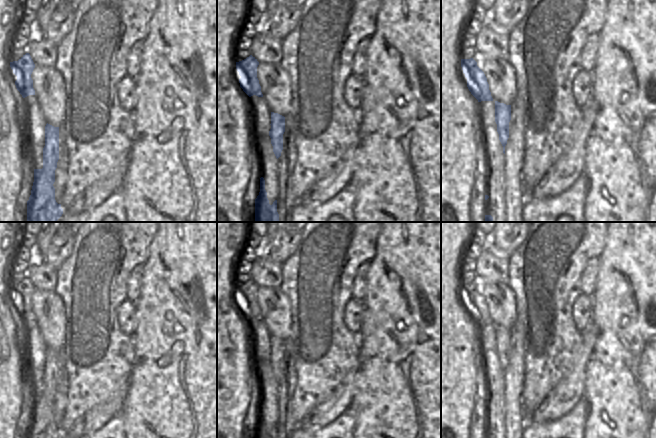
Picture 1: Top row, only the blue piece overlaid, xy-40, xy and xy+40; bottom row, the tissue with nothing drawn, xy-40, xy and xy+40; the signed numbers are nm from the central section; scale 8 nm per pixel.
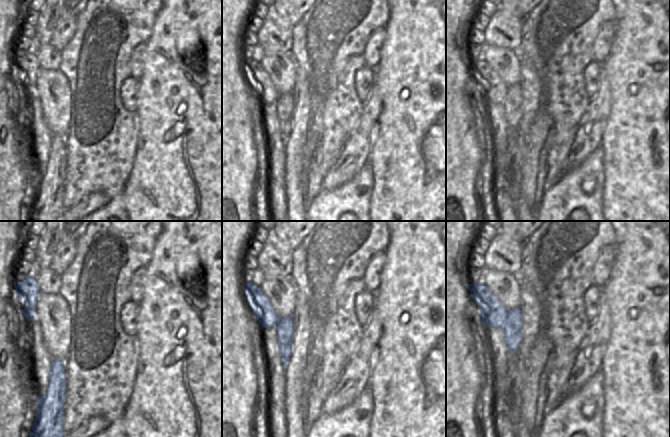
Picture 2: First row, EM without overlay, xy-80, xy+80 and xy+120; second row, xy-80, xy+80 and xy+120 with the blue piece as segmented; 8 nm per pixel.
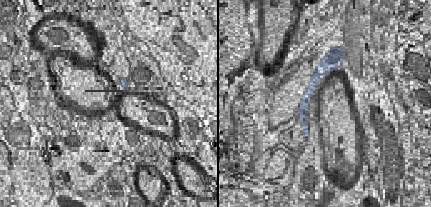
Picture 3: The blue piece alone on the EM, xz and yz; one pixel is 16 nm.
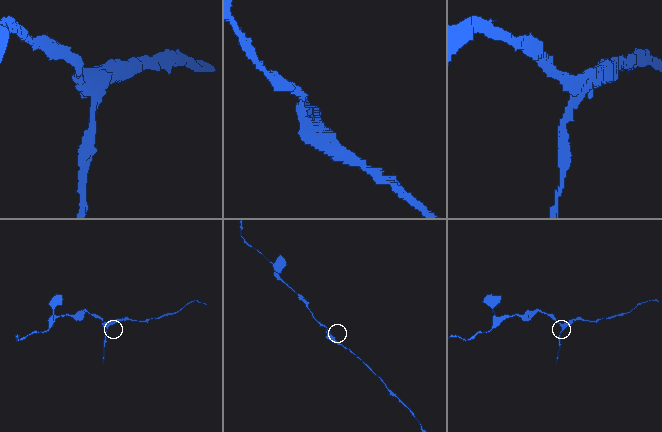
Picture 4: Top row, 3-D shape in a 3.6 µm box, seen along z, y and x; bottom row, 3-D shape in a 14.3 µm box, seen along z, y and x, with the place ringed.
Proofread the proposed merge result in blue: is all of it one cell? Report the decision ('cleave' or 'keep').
cleave

